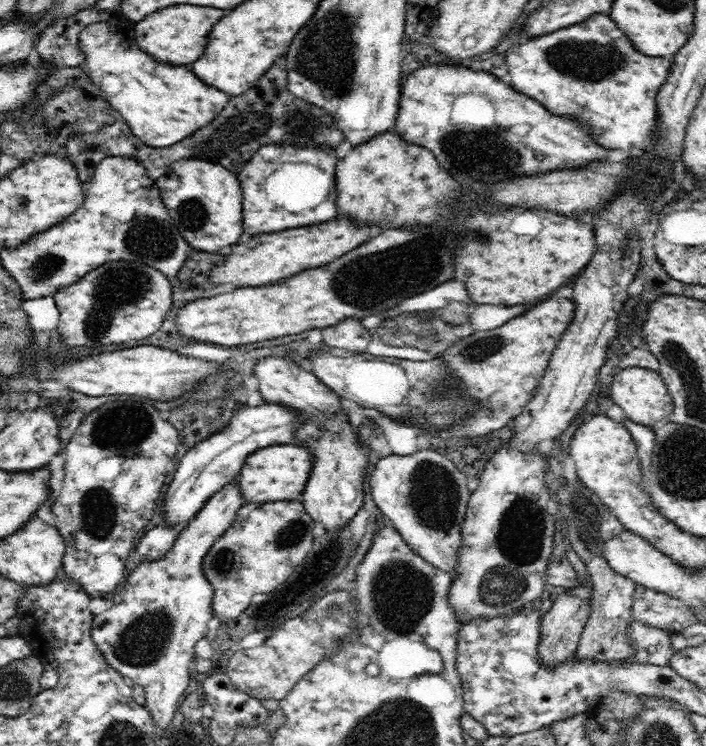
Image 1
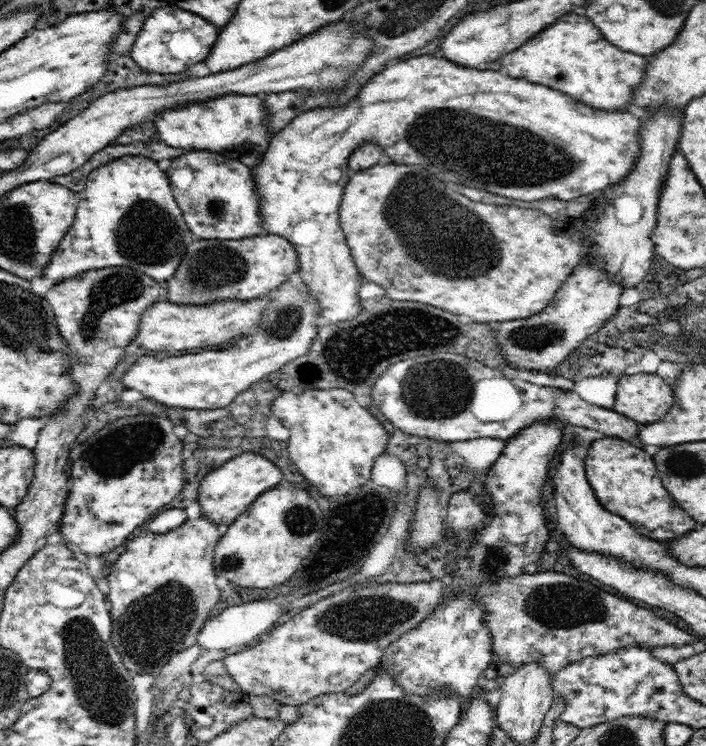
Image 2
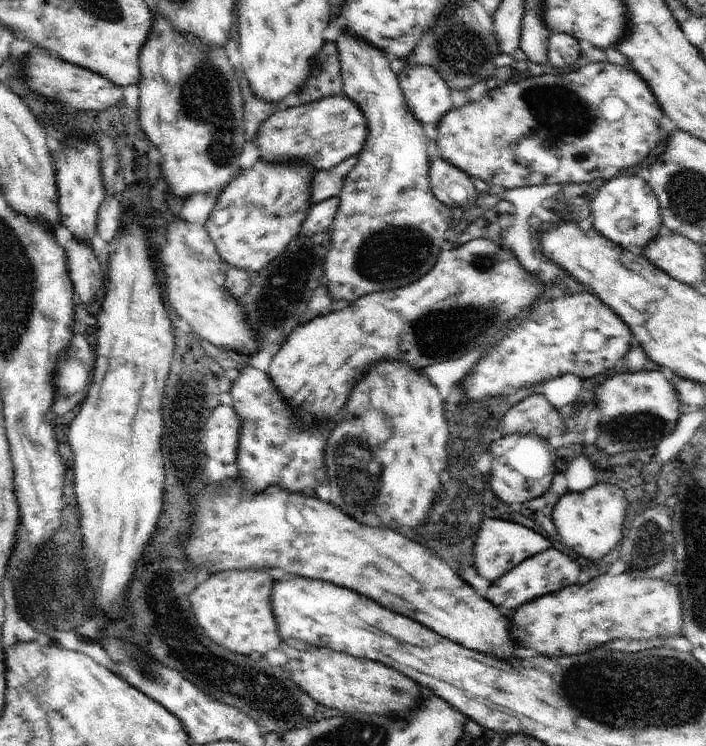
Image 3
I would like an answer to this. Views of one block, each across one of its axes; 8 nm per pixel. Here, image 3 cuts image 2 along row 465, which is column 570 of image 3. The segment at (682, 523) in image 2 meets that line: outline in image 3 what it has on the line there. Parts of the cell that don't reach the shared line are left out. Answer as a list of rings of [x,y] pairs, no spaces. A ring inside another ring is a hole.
[[[627,571],[616,576],[602,572],[592,577],[586,584],[576,583],[548,596],[542,596],[534,604],[528,602],[526,606],[522,606],[522,610],[518,610],[518,618],[516,614],[512,618],[518,624],[518,630],[516,630],[518,642],[522,642],[522,646],[528,646],[528,648],[534,646],[534,650],[546,656],[548,654],[550,656],[578,654],[578,652],[594,650],[594,644],[602,646],[616,639],[646,639],[656,636],[665,641],[670,636],[682,635],[682,626],[684,626],[682,600],[680,600],[680,590],[677,586],[660,579],[632,578]]]

